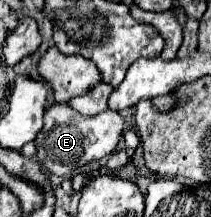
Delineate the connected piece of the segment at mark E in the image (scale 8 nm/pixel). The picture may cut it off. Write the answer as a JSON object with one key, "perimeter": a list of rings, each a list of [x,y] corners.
{"perimeter":[[[55,103],[45,113],[45,125],[37,135],[37,159],[53,175],[64,176],[93,159],[111,155],[125,129],[125,119],[117,111],[103,111],[93,117],[81,117],[69,105]]]}

